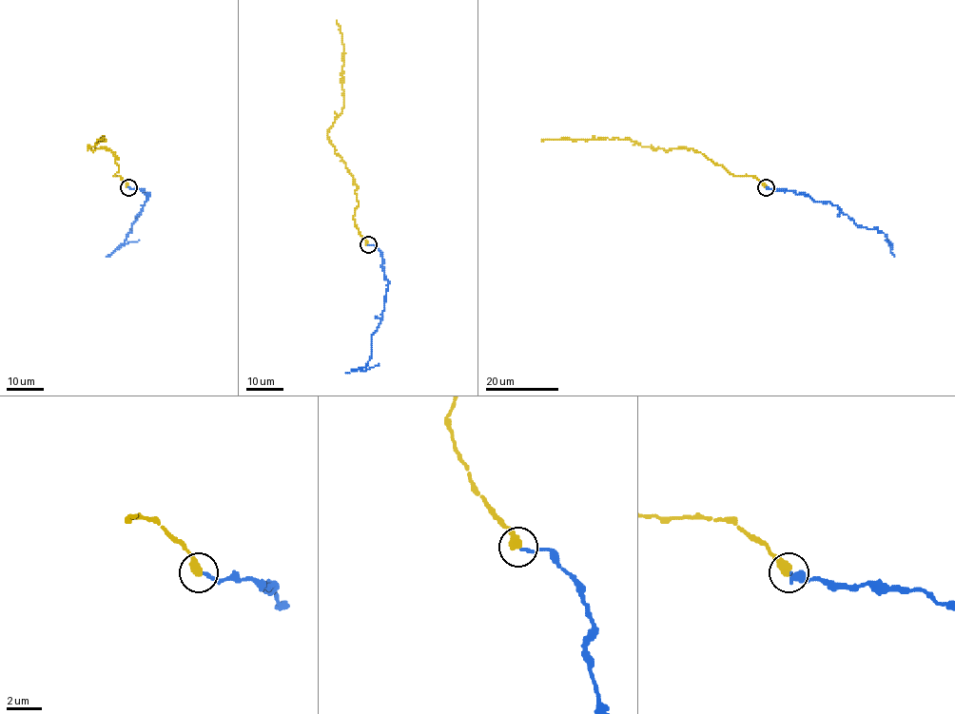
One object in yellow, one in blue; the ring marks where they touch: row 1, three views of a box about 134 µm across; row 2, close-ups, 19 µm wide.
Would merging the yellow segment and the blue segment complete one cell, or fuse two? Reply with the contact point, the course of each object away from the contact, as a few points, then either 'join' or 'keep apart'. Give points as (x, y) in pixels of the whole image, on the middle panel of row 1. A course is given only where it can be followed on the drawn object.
(368, 244) | yellow via (368, 244), (353, 219), (358, 206), (357, 185), (327, 132), (343, 107), (344, 97), (344, 47), (336, 20) | blue via (368, 244), (375, 245), (380, 252), (388, 285), (377, 330), (371, 336), (372, 355), (363, 368), (345, 373) | join

